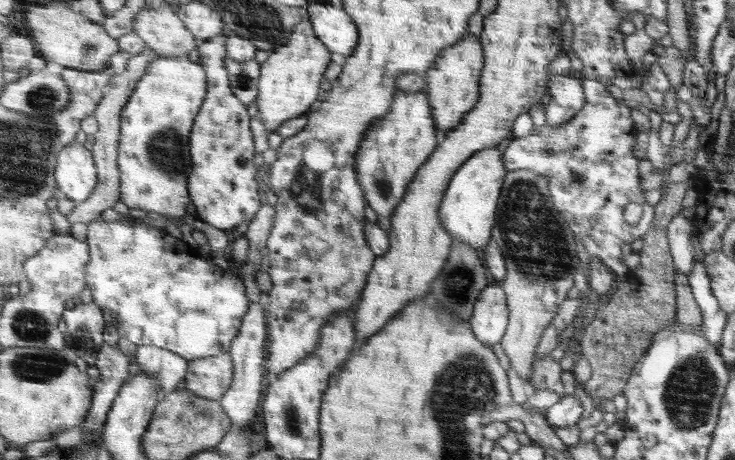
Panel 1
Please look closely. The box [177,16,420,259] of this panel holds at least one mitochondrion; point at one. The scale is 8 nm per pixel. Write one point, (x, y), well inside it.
(306, 191)

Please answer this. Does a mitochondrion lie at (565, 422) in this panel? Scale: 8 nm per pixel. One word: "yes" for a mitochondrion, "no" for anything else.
no

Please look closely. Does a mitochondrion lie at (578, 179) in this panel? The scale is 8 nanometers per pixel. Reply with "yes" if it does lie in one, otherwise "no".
yes

